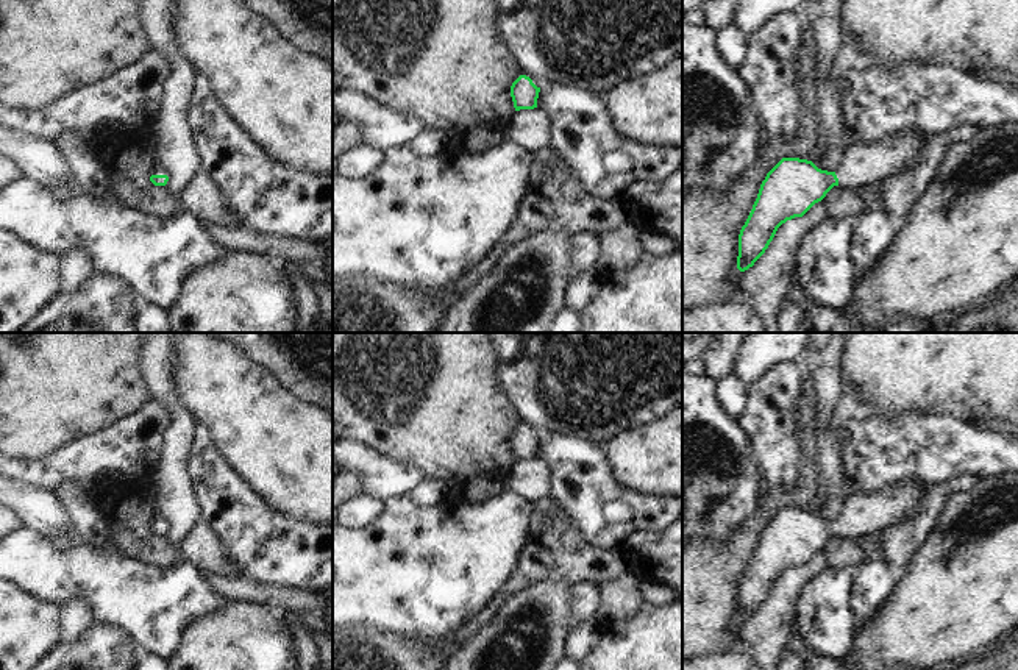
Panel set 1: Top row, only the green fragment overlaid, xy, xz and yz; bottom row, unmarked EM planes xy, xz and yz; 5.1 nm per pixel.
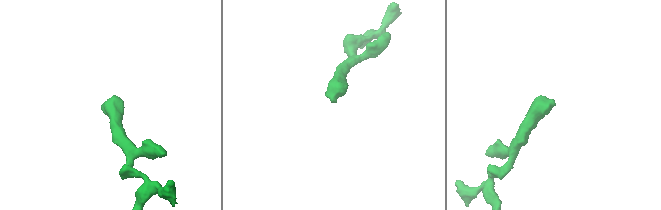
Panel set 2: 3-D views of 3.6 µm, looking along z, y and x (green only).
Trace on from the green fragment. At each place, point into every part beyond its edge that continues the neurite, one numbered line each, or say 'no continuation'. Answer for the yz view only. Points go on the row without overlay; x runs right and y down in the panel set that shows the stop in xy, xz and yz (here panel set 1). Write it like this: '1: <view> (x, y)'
1: yz (862, 514)

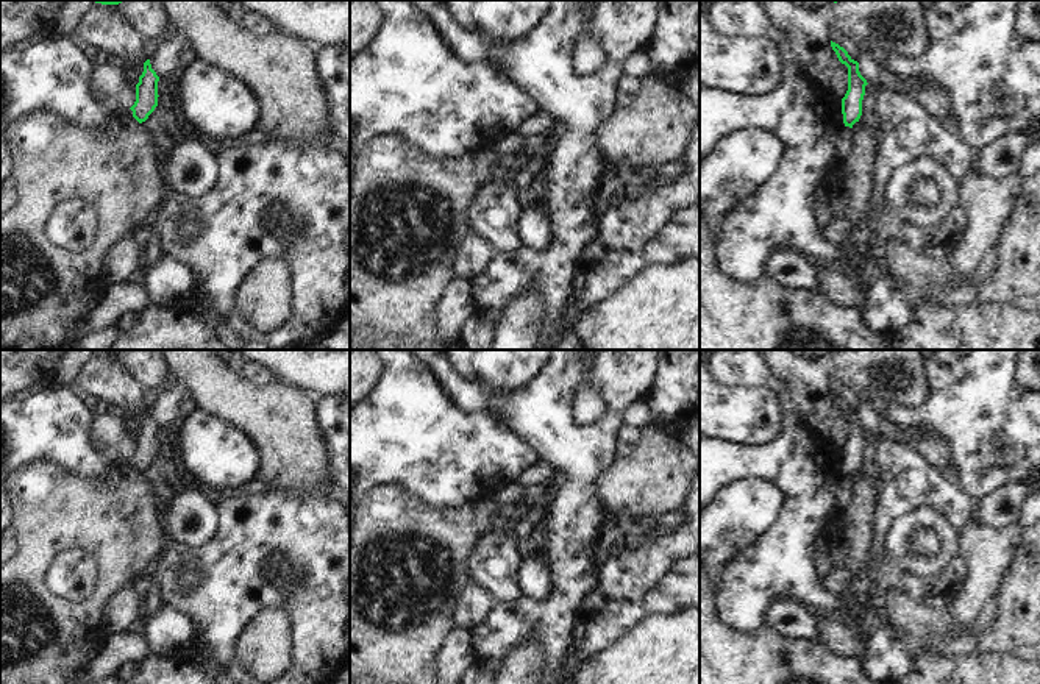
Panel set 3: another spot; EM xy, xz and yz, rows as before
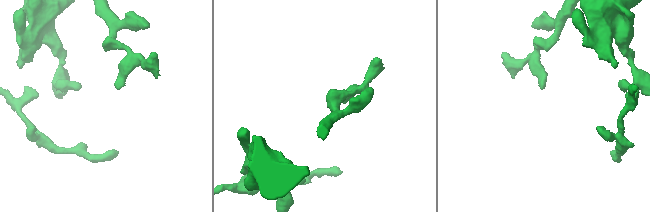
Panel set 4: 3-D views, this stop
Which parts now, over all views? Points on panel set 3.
no continuation

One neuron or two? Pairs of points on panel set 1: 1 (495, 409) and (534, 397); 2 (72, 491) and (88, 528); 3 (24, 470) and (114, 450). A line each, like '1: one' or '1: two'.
1: two
2: one
3: one

